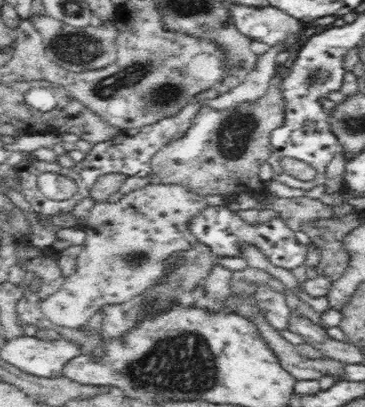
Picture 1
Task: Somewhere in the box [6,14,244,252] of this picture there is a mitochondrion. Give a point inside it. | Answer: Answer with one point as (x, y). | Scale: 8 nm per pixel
(72, 48)

